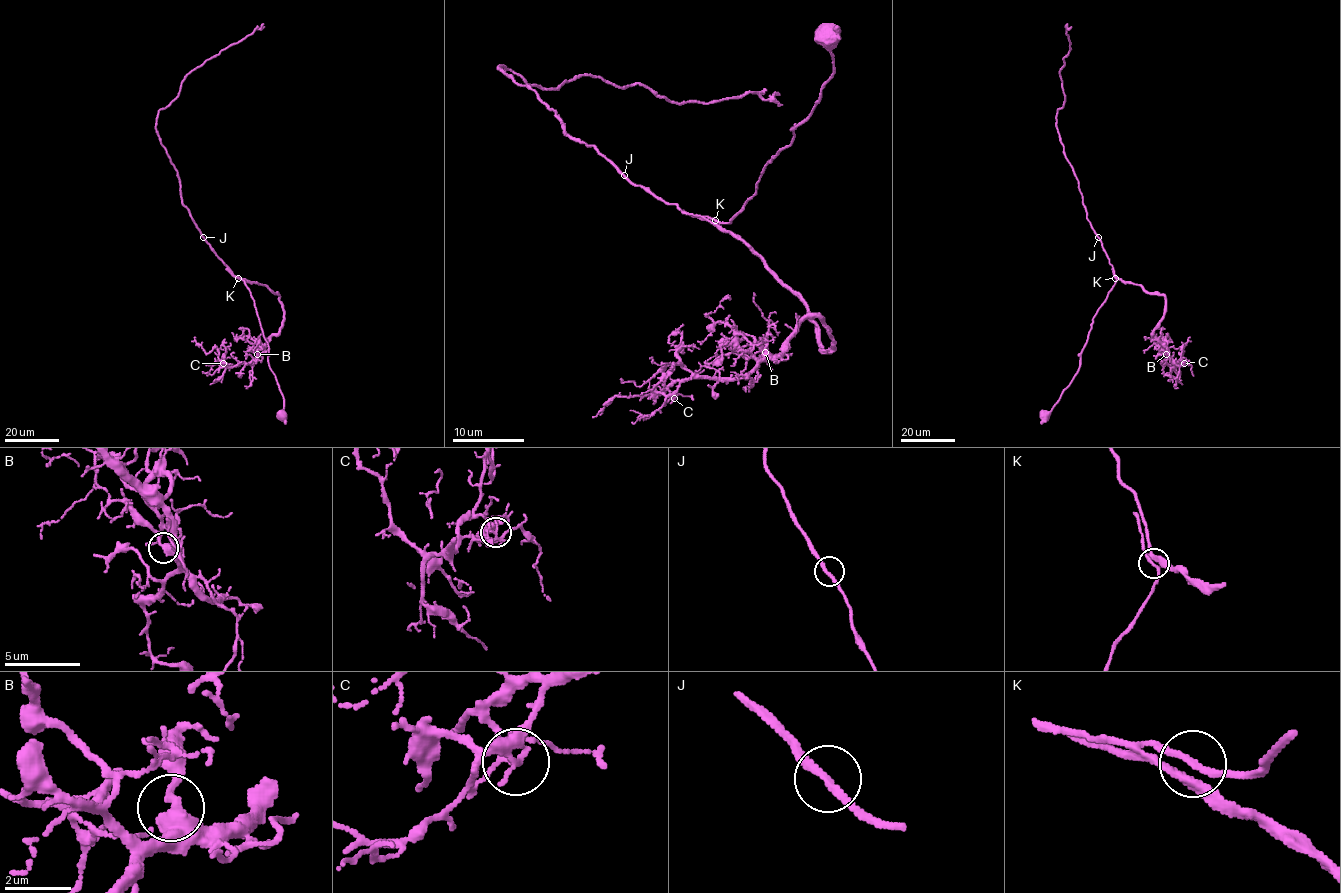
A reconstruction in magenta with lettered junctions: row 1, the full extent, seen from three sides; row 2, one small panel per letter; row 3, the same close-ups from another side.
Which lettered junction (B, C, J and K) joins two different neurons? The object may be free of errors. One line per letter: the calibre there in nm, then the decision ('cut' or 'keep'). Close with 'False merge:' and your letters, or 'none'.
B: calibre 400 nm; keep
C: calibre 140 nm; keep
J: calibre 240 nm; keep
K: calibre 200 nm; keep
False merge: none

